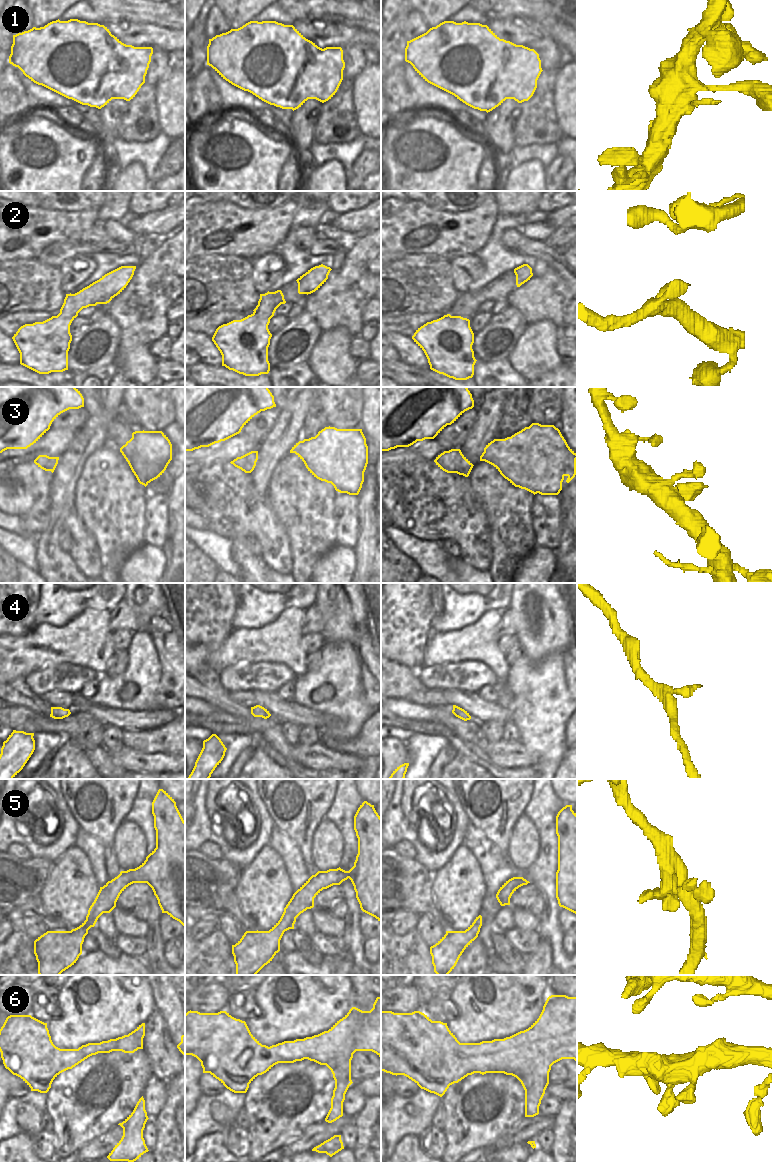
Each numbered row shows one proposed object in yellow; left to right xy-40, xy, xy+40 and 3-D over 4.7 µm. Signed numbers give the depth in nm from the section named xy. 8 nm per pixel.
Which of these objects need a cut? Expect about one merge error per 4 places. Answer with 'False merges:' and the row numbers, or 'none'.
False merges: none

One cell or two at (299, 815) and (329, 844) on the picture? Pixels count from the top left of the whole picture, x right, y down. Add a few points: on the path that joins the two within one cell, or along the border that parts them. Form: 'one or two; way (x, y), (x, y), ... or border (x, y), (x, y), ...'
two; border (325, 816), (318, 824), (312, 836), (311, 853)

